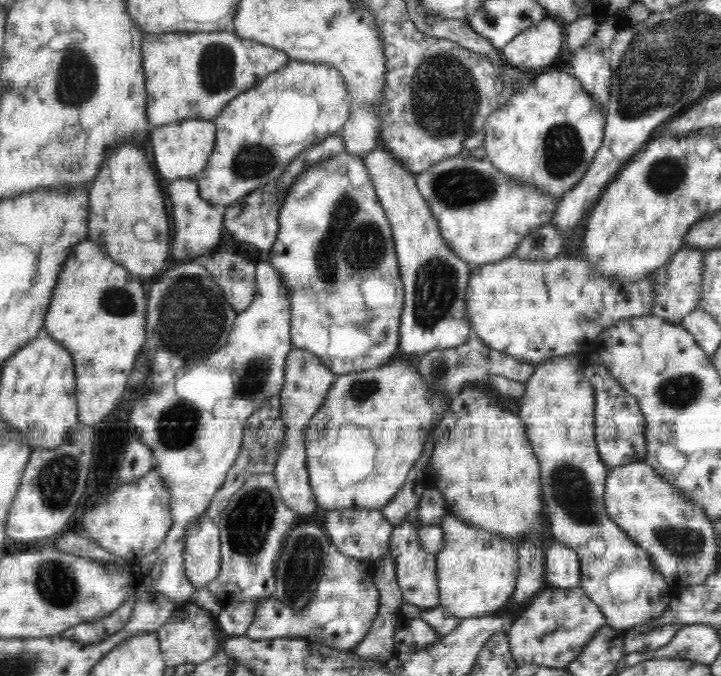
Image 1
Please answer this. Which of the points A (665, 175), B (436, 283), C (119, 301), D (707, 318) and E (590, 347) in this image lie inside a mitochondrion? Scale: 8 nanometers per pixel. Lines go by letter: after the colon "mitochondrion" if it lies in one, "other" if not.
A: mitochondrion
B: mitochondrion
C: mitochondrion
D: other
E: other

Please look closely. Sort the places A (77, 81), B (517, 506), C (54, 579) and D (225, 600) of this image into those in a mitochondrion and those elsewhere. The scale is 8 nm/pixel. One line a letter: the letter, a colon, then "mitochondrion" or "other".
A: mitochondrion
B: other
C: mitochondrion
D: other

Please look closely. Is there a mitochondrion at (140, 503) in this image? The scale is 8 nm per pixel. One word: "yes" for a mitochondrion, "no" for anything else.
no

